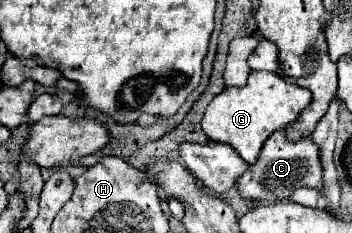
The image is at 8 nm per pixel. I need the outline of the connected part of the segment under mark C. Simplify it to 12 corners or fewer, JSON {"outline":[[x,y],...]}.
{"outline":[[283,129],[237,179],[253,203],[285,201],[299,187],[321,189],[311,139]]}

